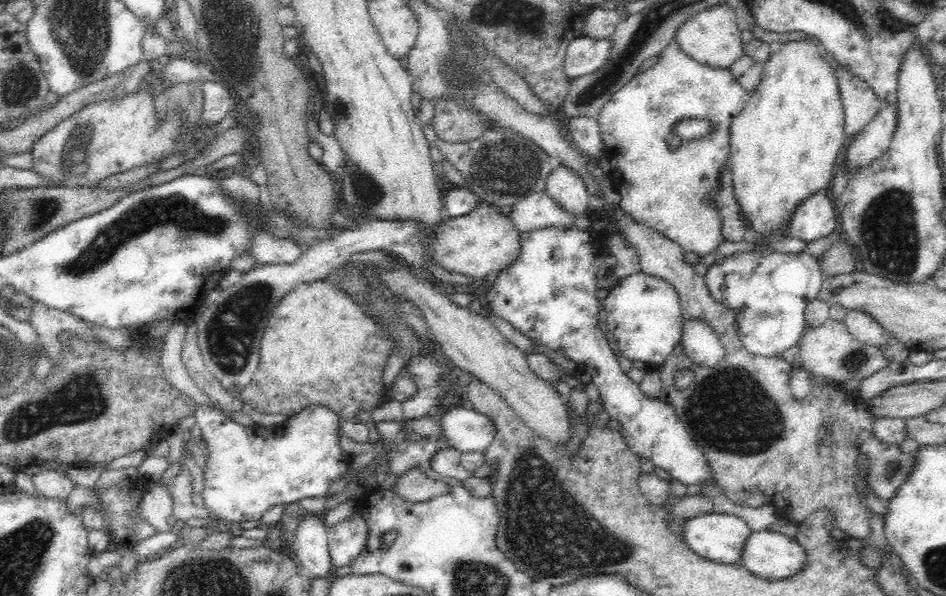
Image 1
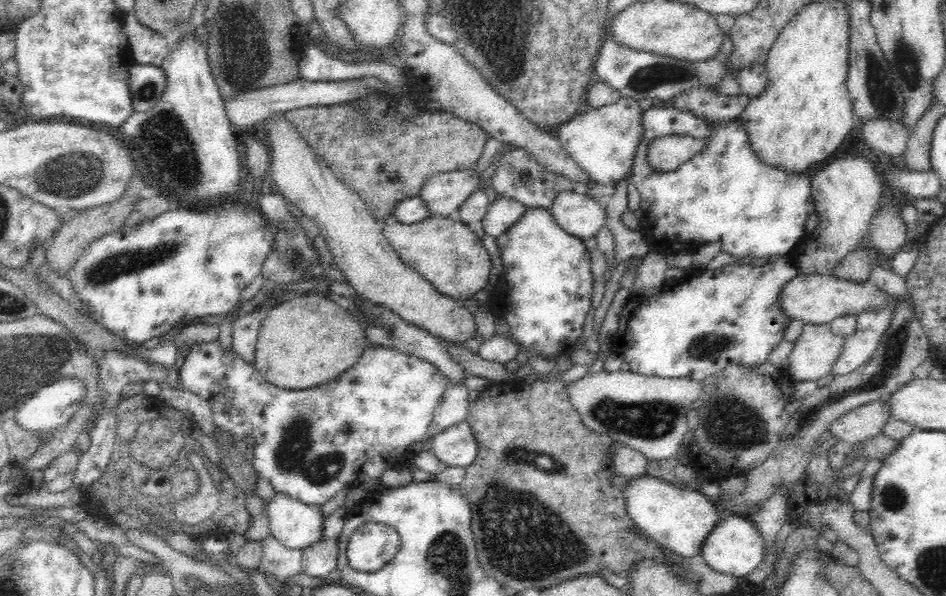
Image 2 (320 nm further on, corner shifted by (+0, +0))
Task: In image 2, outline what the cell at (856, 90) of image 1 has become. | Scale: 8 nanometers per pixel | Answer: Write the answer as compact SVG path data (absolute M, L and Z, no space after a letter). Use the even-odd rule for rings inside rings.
M872 119L861 128L864 140L876 152L888 157L900 157L907 150L910 129L901 122Z

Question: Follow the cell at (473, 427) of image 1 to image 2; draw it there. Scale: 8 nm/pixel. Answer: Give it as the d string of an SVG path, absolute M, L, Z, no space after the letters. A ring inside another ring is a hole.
M467 421L437 433L431 442L432 452L447 467L467 467L476 458L478 447Z

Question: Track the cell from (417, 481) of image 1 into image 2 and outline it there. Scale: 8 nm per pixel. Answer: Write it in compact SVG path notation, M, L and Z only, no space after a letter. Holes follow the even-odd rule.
M449 385L434 412L427 438L466 421L469 410L469 390L465 385Z

